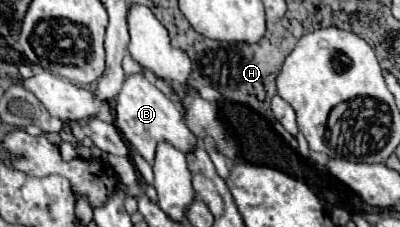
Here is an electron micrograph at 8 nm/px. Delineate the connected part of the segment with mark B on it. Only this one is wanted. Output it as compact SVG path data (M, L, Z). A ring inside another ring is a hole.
M130 75L124 81L124 87L116 97L114 113L116 113L114 125L118 127L118 131L132 145L132 149L138 151L150 165L154 163L156 145L162 141L170 143L182 153L192 153L198 145L198 137L190 131L178 107L162 91L158 91L144 75Z

